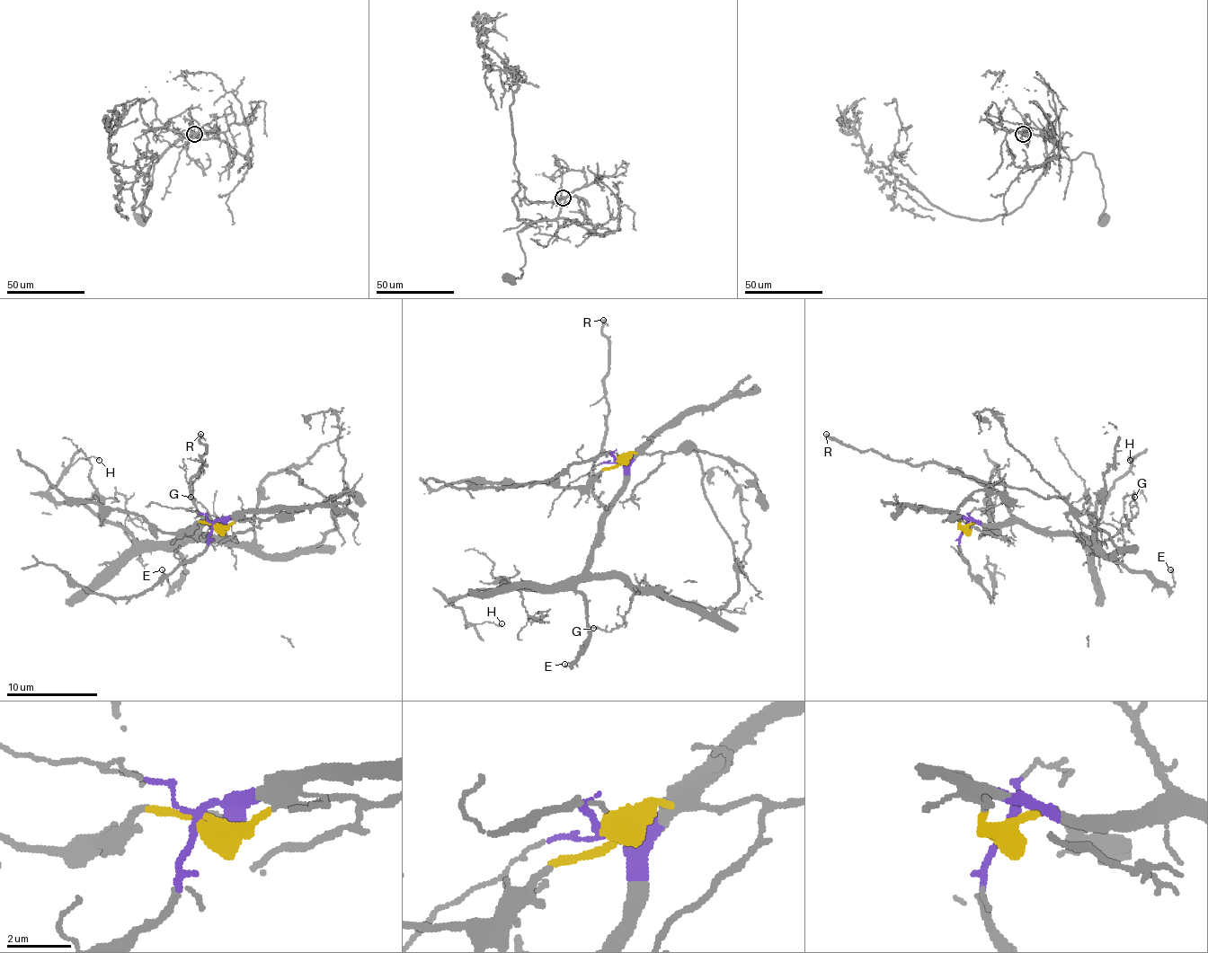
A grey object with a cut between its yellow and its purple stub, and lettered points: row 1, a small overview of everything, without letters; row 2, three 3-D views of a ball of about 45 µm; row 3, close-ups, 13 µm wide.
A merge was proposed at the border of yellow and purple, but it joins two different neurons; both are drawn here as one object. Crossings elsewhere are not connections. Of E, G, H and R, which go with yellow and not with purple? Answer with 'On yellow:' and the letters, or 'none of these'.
On yellow: none of these

